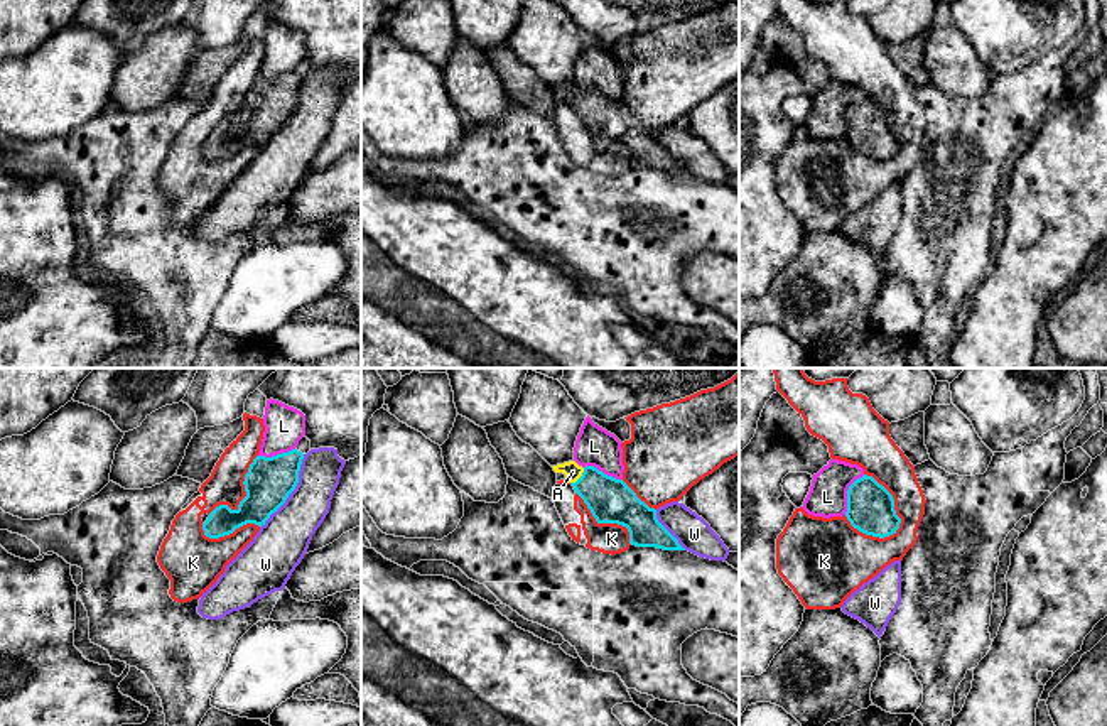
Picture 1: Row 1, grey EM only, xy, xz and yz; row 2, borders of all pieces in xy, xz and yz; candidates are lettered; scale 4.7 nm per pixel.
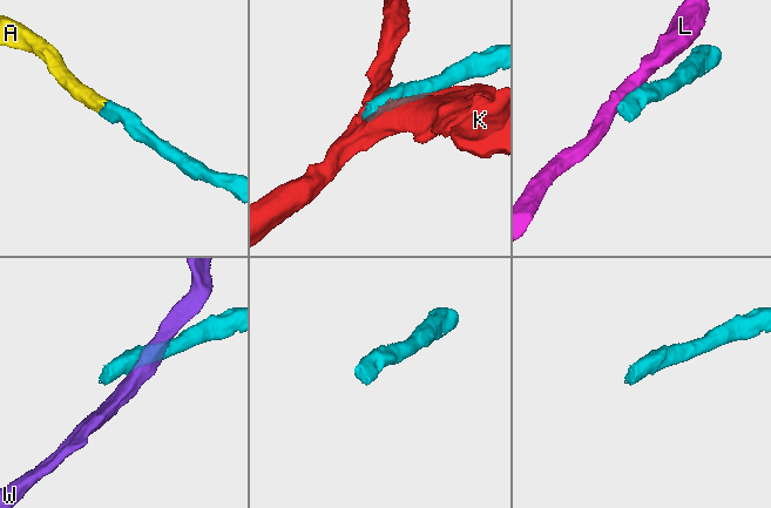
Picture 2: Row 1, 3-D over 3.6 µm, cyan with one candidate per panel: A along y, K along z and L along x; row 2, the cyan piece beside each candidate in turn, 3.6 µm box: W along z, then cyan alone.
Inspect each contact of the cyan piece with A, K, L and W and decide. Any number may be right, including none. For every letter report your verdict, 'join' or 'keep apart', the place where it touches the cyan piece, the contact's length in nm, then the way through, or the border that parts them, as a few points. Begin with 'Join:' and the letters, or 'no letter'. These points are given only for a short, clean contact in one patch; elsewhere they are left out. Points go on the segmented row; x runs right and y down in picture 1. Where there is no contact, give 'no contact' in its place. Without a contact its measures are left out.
Join: A
A: join; meets cyan in xz at (581, 476); contact 100 nm long; runs through xz (610, 500), (581, 476), (572, 471)
K: keep apart; meets cyan in yz at (893, 505); contact 340 nm long
L: keep apart; meets cyan in yz at (847, 493); contact 220 nm long
W: keep apart; meets cyan in xy at (292, 490); contact 400 nm long

